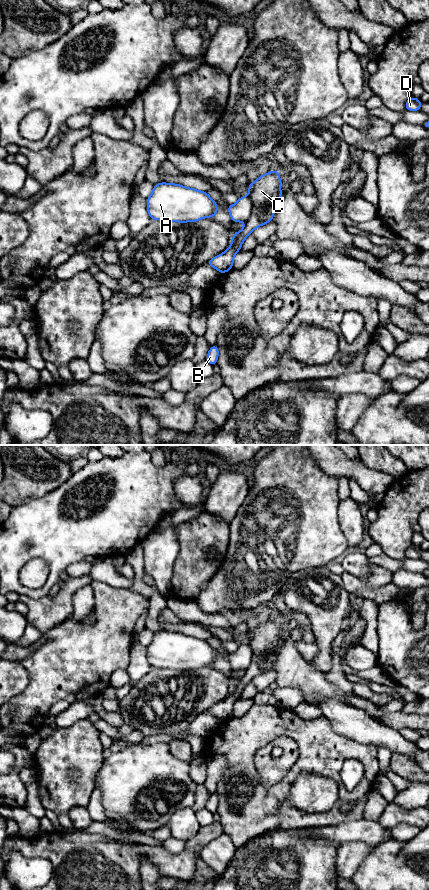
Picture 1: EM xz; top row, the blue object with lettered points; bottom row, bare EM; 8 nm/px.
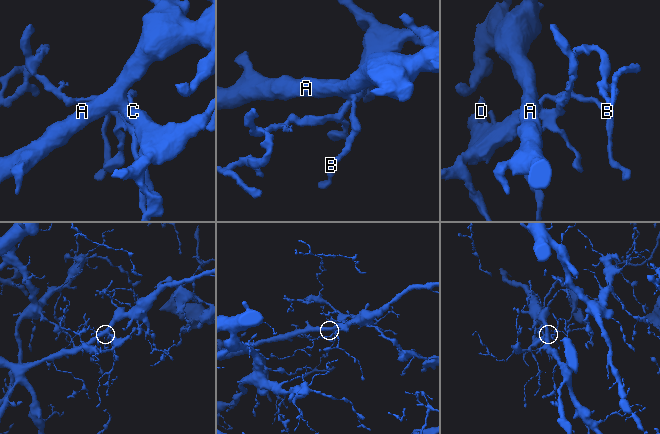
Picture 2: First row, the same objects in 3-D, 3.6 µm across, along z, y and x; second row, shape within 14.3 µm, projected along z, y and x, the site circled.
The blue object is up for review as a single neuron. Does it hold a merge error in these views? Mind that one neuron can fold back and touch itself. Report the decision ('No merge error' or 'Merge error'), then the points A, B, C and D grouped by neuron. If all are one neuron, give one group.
Merge error. Groups: A / B C D

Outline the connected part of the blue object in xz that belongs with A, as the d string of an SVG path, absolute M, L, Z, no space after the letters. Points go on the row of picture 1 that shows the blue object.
M161 182L154 185L146 199L147 212L152 220L173 221L179 223L197 222L202 218L216 217L218 205L205 191L175 183Z

